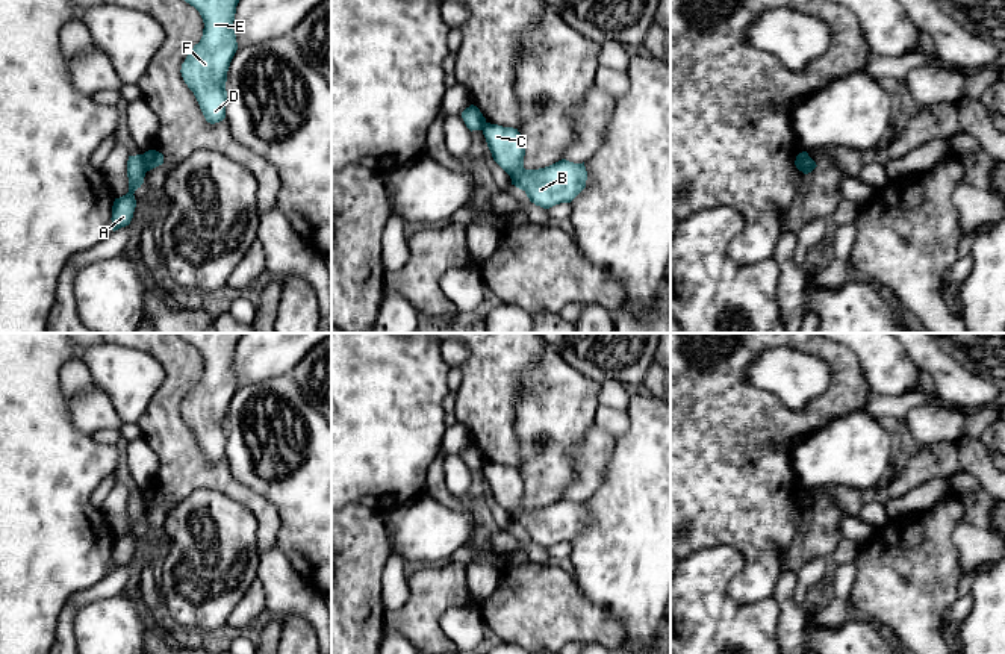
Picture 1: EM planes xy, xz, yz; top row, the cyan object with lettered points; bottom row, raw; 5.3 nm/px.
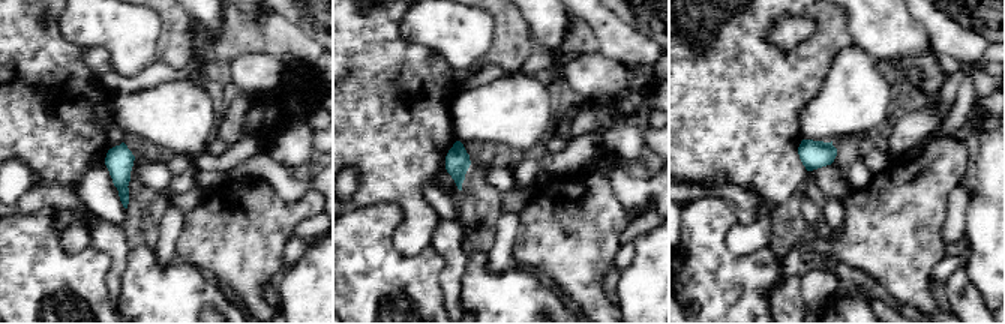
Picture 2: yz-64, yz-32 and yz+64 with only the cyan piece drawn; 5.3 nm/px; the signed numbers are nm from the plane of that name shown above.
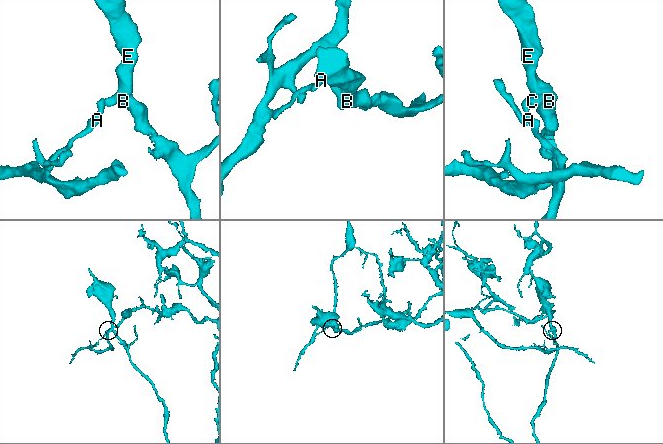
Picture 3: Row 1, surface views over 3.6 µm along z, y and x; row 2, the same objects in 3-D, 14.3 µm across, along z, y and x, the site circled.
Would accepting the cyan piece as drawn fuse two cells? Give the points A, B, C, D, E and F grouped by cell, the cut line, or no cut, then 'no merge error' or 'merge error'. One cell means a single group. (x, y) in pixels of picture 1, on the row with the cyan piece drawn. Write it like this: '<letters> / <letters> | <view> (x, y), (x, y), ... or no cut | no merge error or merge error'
A / B C D E F | xy (143, 155), (147, 170) | merge error

